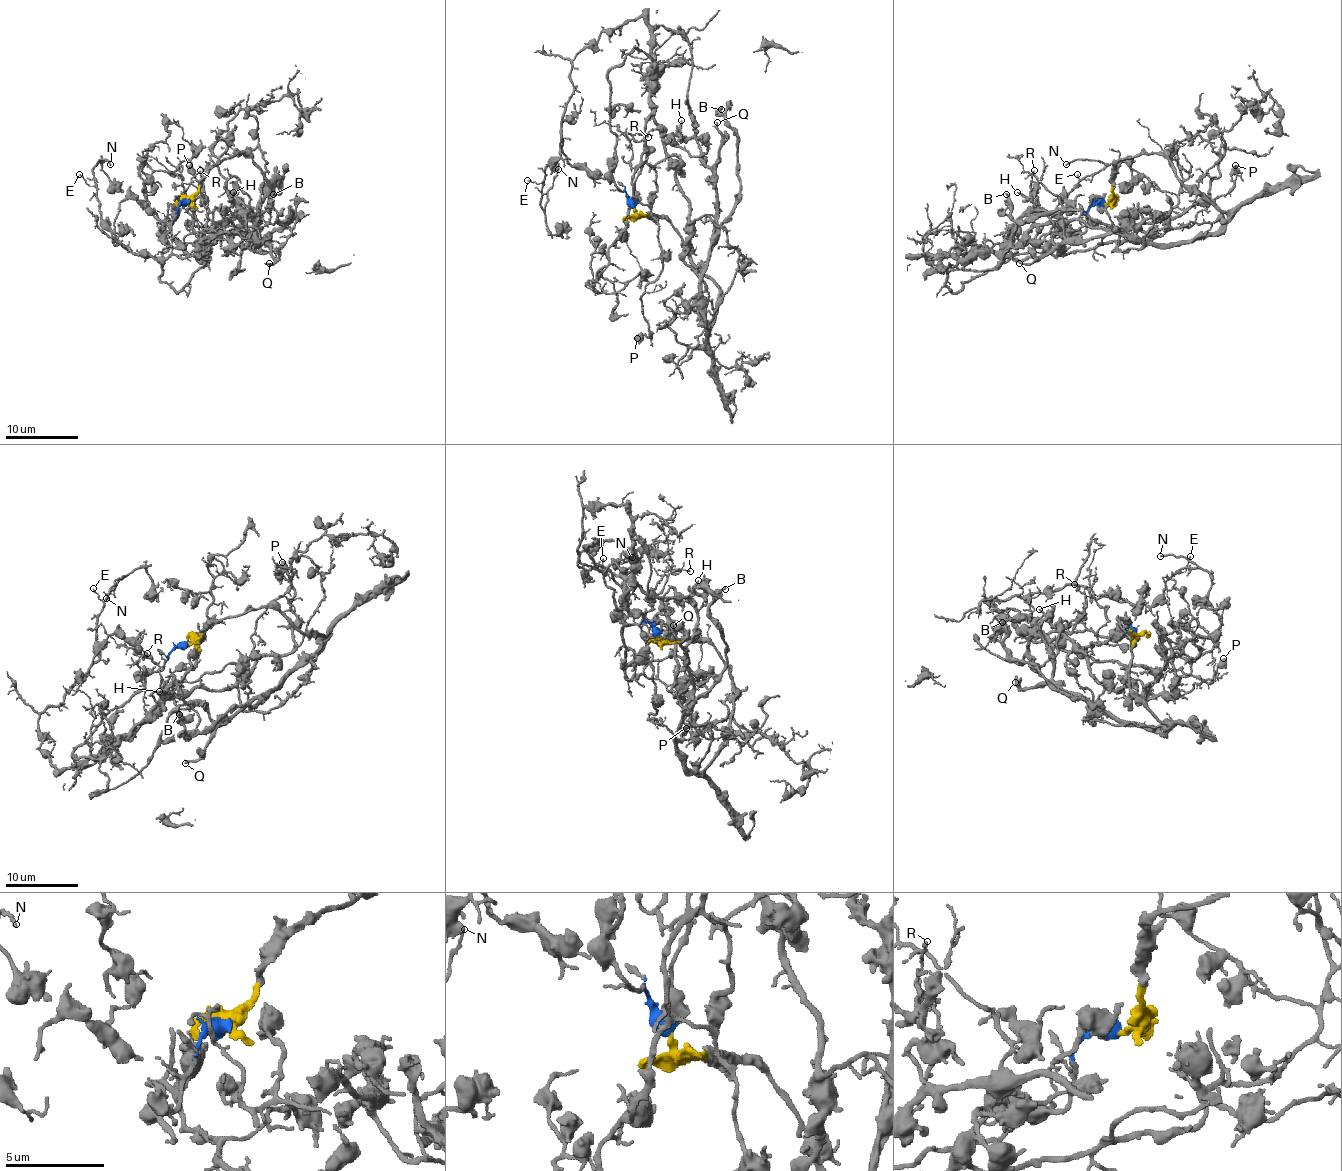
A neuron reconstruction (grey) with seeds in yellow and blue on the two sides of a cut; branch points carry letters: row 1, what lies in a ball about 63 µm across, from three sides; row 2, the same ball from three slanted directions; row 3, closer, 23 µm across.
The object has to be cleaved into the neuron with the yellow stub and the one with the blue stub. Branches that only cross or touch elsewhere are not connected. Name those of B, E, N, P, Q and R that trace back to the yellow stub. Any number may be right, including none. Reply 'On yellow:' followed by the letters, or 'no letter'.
On yellow: B, Q

